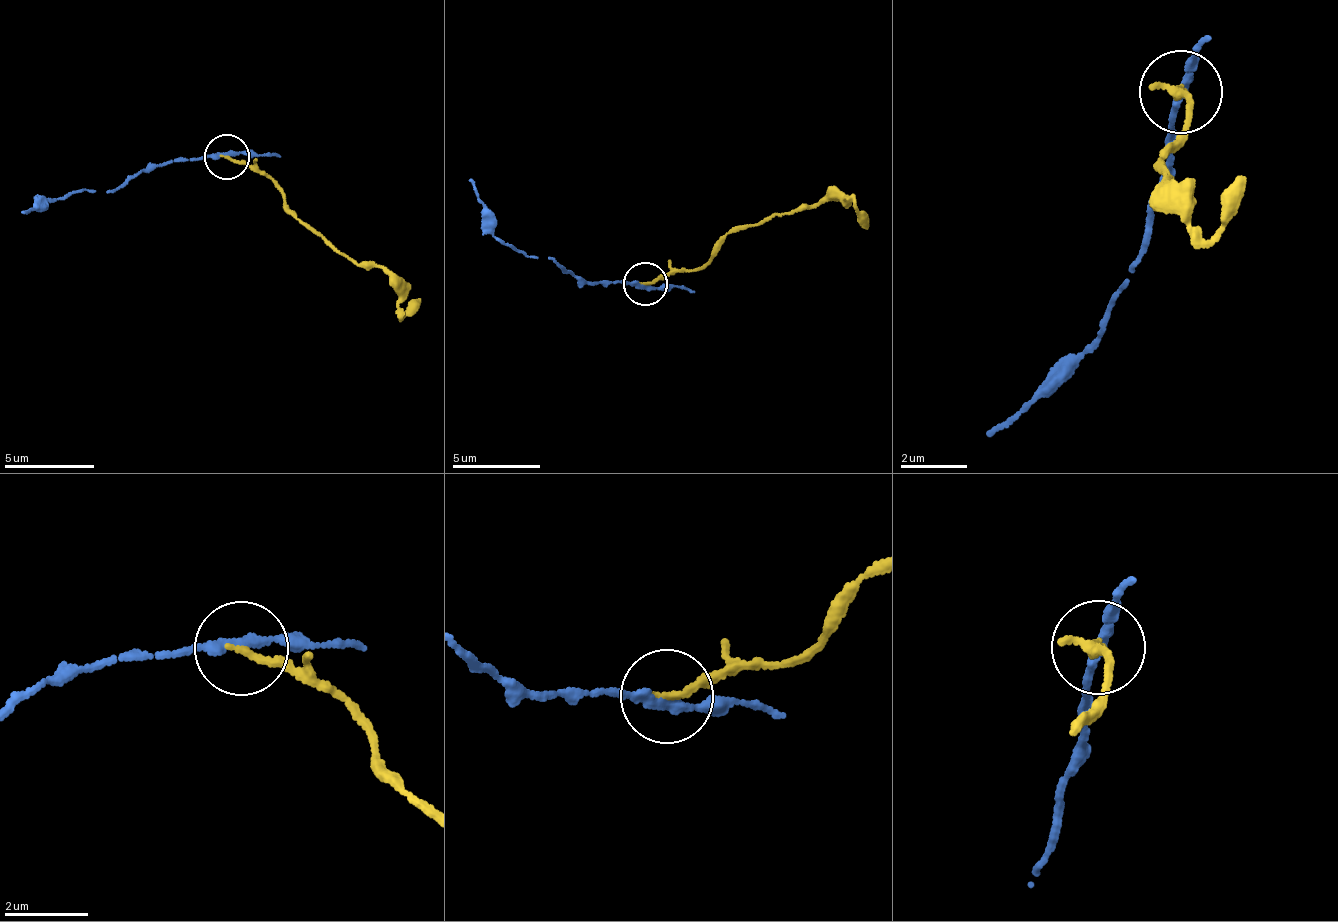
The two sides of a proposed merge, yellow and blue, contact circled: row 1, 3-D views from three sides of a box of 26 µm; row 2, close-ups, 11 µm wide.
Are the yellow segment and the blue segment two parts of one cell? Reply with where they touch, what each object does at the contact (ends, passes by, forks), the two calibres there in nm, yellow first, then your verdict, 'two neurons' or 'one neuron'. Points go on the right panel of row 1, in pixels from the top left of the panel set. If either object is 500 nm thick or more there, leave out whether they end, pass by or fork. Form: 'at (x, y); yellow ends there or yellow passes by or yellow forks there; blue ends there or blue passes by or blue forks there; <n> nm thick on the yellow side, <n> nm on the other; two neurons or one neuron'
at (1181, 91); yellow ends there; blue passes by; 180 nm thick on the yellow side, 200 nm on the other; two neurons

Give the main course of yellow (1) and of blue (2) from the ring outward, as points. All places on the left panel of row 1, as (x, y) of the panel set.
1: (225, 155), (259, 166), (281, 194), (283, 211), (300, 219), (342, 254), (385, 270), (400, 317), (418, 301)
2: (225, 155), (152, 163), (115, 189), (79, 190), (48, 198), (22, 213)

